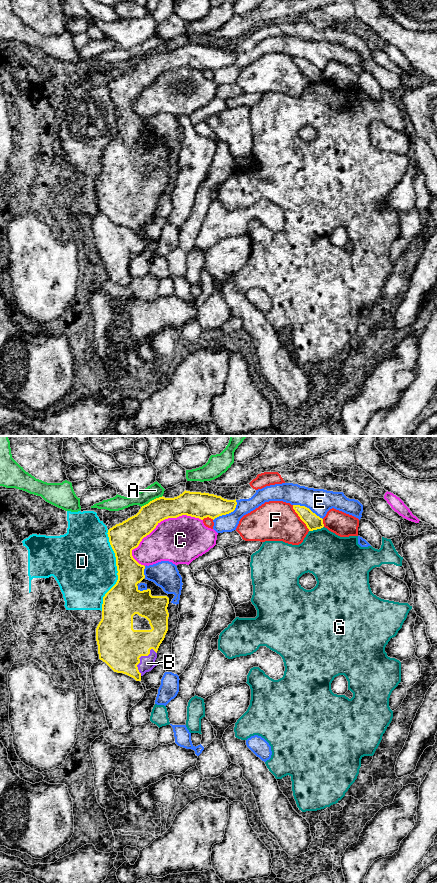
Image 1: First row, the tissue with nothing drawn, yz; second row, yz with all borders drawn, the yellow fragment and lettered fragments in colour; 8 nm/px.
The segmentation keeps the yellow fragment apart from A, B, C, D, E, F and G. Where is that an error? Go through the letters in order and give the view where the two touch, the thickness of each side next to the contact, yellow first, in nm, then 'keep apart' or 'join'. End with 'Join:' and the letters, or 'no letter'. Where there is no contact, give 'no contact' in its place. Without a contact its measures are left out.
A: meets yellow in yz; 200 nm thick on the yellow side, 120 nm on the other; keep apart
B: meets yellow in yz; 360 nm thick on the yellow side, 120 nm on the other; join
C: meets yellow in yz; 200 nm thick on the yellow side, 380 nm on the other; keep apart
D: meets yellow in yz; 280 nm thick on the yellow side, 480 nm on the other; keep apart
E: meets yellow in yz; 200 nm thick on the yellow side, 140 nm on the other; keep apart
F: meets yellow in yz; 130 nm thick on the yellow side, 320 nm on the other; keep apart
G: meets yellow in yz; 130 nm thick on the yellow side, 380 nm on the other; keep apart
Join: B

